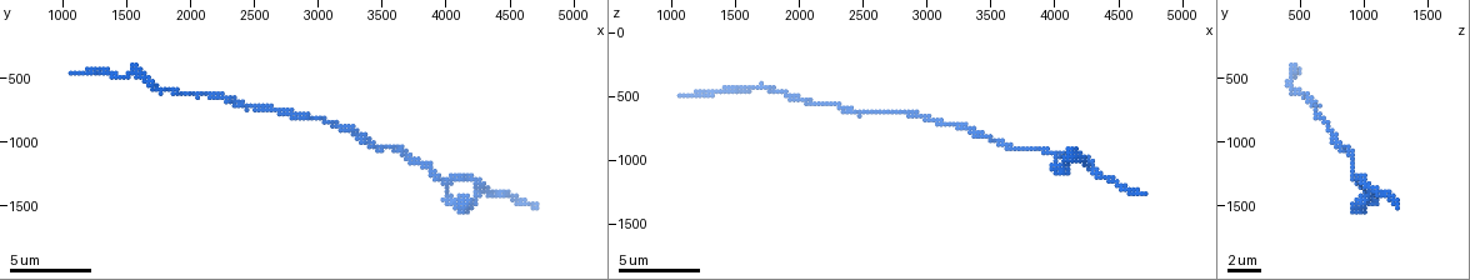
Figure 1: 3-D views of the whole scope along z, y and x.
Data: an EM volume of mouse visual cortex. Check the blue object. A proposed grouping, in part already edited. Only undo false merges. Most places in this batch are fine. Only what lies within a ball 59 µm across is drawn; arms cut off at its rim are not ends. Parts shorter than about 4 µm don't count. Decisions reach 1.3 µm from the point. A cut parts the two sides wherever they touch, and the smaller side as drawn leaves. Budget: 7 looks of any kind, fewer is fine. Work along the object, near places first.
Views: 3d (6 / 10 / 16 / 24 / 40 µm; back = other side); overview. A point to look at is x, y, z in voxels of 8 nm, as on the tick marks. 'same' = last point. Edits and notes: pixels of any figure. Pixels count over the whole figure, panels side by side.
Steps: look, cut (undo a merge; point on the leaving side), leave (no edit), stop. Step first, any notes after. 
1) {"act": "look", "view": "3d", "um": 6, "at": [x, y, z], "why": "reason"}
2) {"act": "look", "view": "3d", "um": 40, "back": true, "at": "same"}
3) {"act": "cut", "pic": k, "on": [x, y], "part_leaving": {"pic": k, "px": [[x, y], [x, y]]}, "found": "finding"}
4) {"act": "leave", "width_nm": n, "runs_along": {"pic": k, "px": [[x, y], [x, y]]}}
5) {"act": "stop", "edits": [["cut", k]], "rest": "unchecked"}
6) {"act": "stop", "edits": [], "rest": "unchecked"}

{"act": "look", "view": "3d", "um": 16, "at": [3520, 1040, 860], "why": "a narrow waist"}

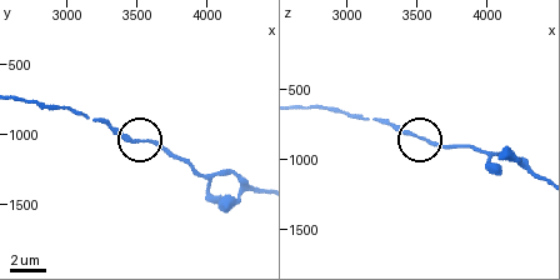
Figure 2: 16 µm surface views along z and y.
{"act": "leave", "found": "one neuron here"}

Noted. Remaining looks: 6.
{"act": "look", "view": "3d", "um": 10, "at": [3020, 820, 680]}

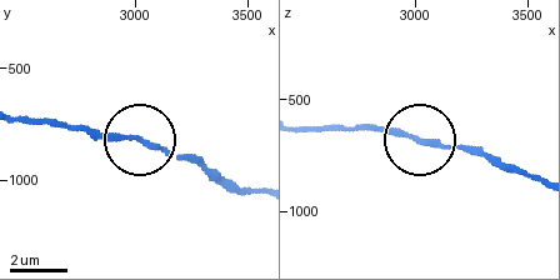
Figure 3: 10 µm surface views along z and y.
{"act": "leave", "side_arm_um": 17, "runs_along": {"pic": 3, "px": [[139, 139], [201, 158]]}, "found": "all the same neuron"}

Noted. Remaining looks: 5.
{"act": "look", "view": "3d", "um": 10, "at": [4340, 1380, 1100], "why": "three arms meet"}

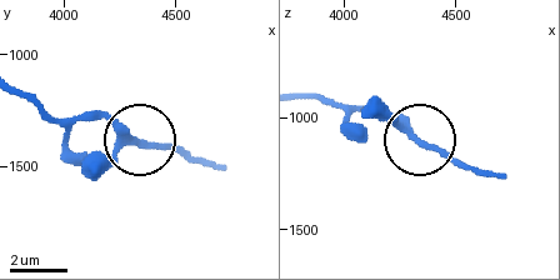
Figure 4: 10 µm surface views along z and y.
{"act": "leave", "found": "all the same neuron"}

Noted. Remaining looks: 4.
{"act": "look", "view": "3d", "um": 6, "at": [1720, 580, 440], "why": "thick turns thin"}

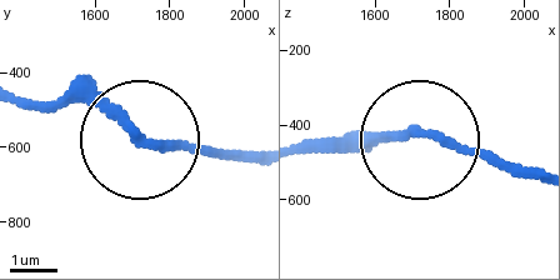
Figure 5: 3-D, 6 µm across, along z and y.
{"act": "leave", "runs_along": {"pic": 5, "px": [[254, 156], [146, 144], [75, 100], [26, 104]]}, "found": "all the same neuron"}

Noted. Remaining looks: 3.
{"act": "stop", "edits": [], "rest": "unchecked"}

